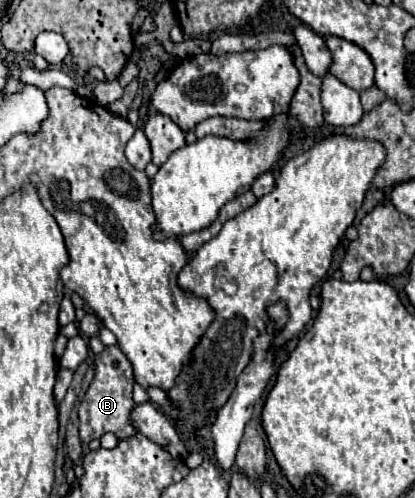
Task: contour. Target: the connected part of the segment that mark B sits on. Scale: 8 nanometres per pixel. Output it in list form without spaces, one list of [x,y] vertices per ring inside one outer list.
[[[107,346],[101,354],[95,356],[95,378],[79,404],[79,436],[85,444],[89,444],[91,440],[101,440],[101,436],[107,432],[115,434],[119,440],[125,440],[139,432],[131,420],[131,412],[135,408],[131,396],[133,382],[135,380],[131,364],[123,356],[119,346]]]

